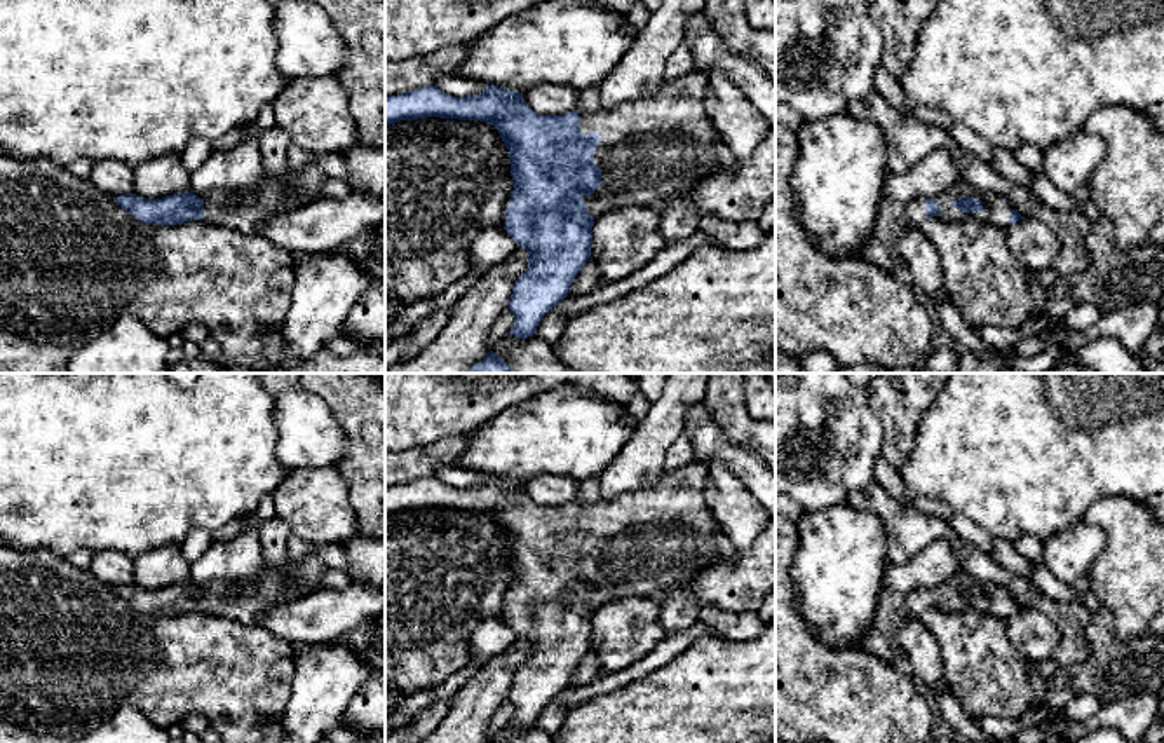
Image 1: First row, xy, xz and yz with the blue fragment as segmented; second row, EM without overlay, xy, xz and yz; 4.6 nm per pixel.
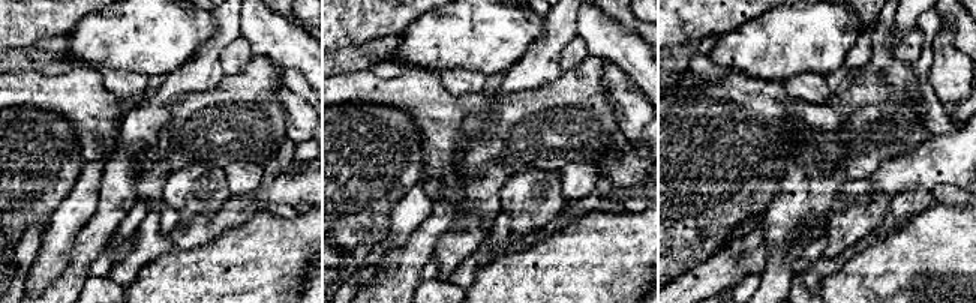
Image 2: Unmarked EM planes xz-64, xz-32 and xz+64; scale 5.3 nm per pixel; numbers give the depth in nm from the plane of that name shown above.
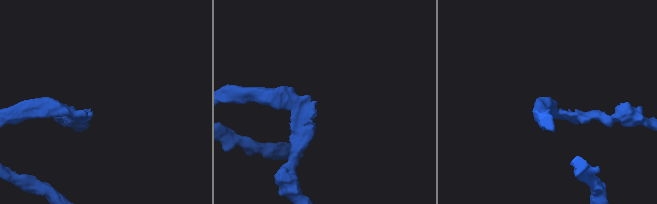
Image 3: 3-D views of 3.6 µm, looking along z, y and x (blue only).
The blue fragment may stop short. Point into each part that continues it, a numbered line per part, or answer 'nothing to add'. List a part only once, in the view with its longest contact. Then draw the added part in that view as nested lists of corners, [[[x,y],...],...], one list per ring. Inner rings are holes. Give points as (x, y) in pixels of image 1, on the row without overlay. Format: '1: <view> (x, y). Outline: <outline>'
1: xz (650, 539). Outline: [[[699,460],[676,471],[666,471],[648,488],[579,504],[582,525],[601,525],[601,534],[594,539],[601,577],[592,586],[582,588],[594,610],[617,598],[652,596],[673,584],[687,583],[721,558],[716,539],[723,530],[704,499],[706,480],[707,466]]]

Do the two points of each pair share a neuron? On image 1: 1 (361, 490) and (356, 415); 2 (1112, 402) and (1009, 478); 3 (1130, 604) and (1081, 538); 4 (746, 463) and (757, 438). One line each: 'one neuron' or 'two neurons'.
1: one neuron
2: one neuron
3: two neurons
4: two neurons

